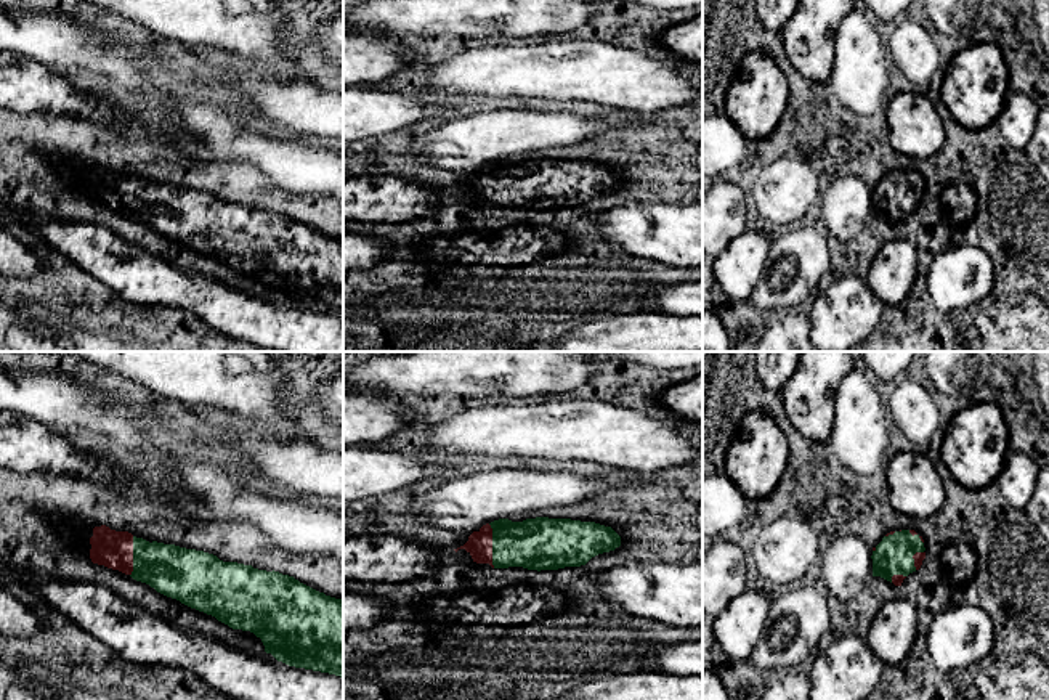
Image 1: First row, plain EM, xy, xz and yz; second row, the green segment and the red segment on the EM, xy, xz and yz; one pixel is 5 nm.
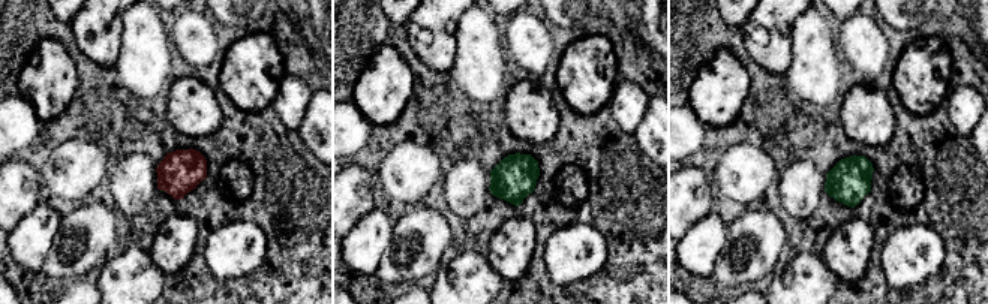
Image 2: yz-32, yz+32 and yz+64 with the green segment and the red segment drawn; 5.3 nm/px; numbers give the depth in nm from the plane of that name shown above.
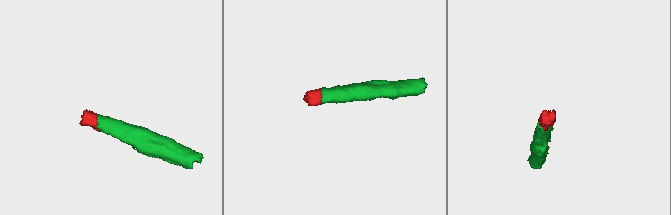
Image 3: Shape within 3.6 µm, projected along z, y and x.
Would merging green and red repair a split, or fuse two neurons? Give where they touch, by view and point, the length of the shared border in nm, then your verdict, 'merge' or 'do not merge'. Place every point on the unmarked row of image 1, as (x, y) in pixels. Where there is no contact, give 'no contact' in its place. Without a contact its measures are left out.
xz (493, 187) | 220 nm | merge

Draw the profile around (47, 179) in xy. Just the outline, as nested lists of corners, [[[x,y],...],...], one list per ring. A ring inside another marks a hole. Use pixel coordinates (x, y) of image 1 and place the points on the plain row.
[[[40,161],[37,169],[29,175],[30,183],[37,191],[48,193],[58,197],[75,197],[85,202],[90,199],[90,178],[93,177],[93,167],[79,164],[72,175],[66,169],[50,165],[47,161]]]

